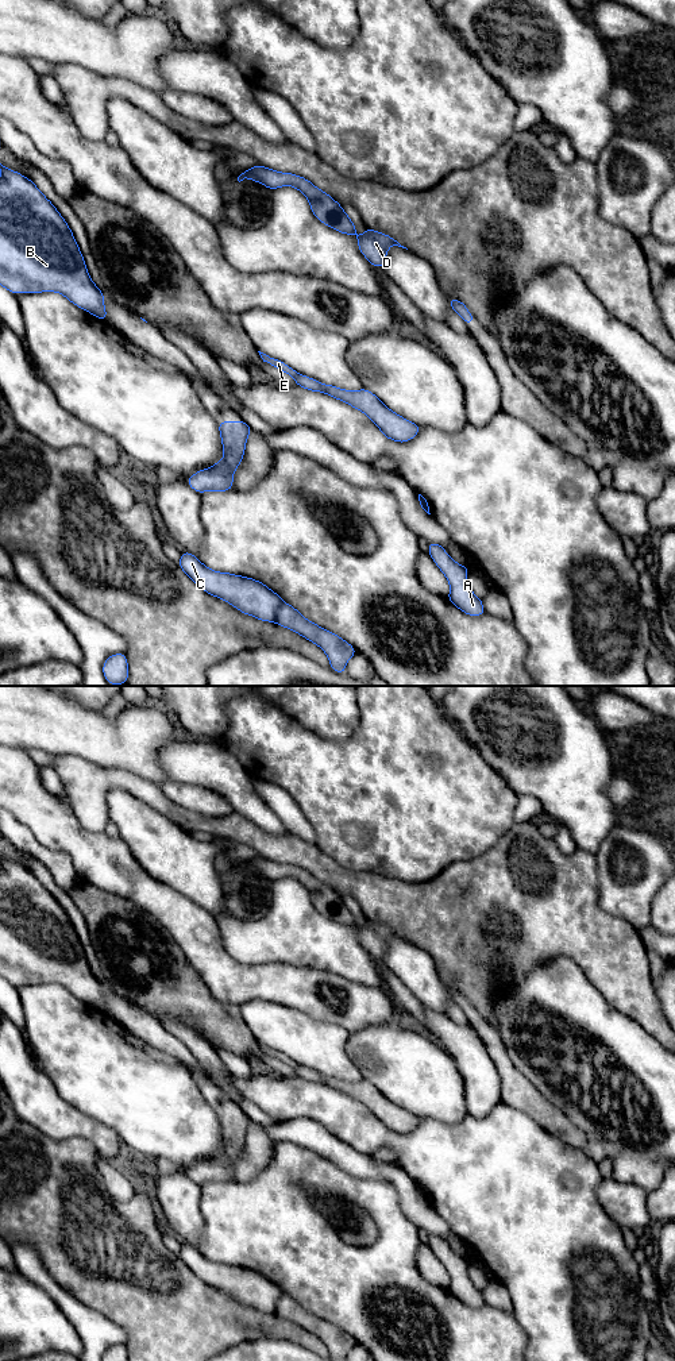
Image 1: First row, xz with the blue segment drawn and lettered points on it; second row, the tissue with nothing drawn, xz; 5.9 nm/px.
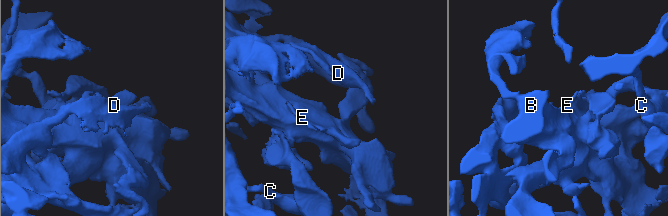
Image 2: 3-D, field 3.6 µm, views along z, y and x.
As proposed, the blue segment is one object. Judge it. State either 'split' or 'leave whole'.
split

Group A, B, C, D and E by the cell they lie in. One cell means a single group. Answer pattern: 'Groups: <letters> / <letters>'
Groups: A B C D / E

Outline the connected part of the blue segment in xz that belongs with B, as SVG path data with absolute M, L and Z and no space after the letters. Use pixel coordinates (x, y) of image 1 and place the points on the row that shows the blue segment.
M0 163L0 285L8 292L55 292L100 320L107 320L104 293L92 281L70 227L27 177Z

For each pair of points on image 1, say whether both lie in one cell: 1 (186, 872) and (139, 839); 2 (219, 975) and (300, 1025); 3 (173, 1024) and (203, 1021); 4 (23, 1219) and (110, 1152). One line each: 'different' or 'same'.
1: same
2: different
3: different
4: different

